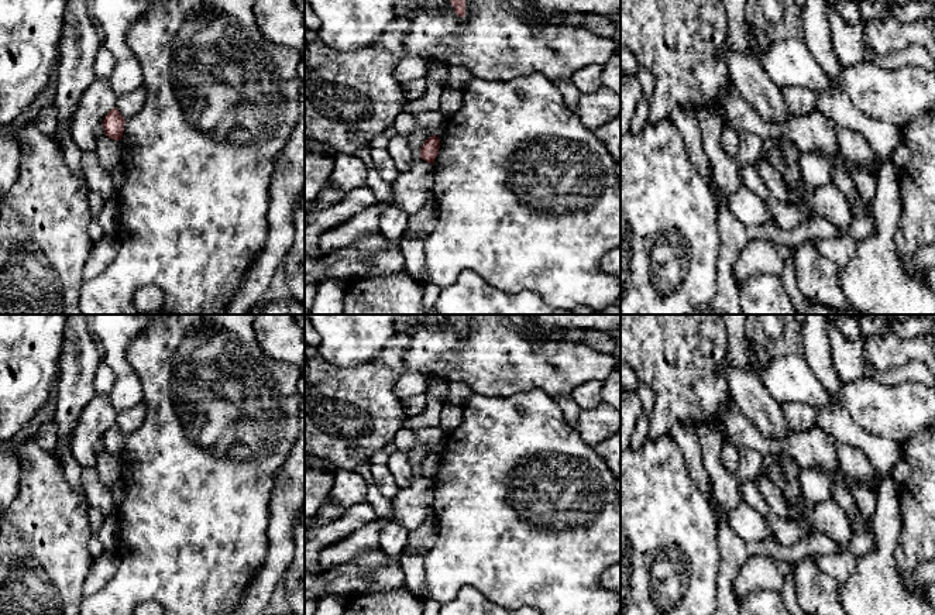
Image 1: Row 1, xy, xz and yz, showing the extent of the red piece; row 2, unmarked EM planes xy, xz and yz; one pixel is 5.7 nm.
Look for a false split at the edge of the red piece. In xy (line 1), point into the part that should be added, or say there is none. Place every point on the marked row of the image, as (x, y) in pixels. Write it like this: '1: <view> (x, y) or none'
1: none

